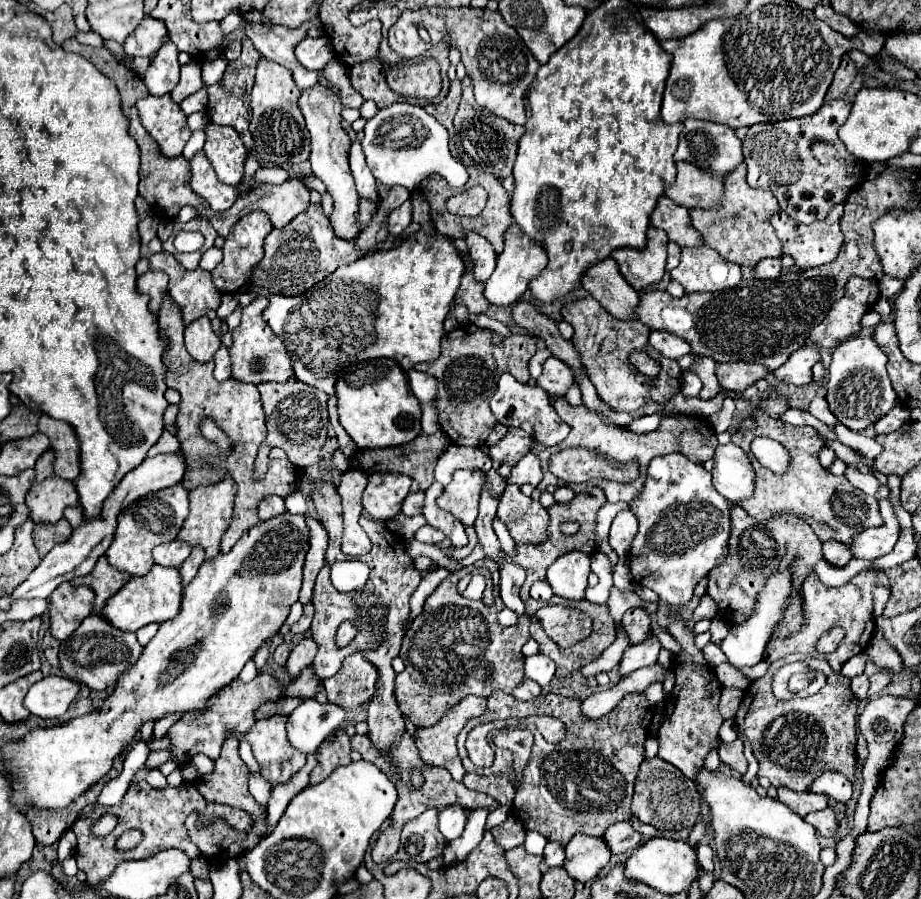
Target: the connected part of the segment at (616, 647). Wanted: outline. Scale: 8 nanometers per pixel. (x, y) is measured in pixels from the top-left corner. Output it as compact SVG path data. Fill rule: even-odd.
M616 629L616 641L596 661L592 661L592 663L582 667L580 673L584 677L594 677L598 671L610 671L612 667L616 667L619 664L626 647L628 647L626 631L624 629Z

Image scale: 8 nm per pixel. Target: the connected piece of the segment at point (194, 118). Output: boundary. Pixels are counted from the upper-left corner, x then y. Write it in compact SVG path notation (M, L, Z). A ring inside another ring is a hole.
M205 111L195 112L187 117L187 124L190 131L206 127L209 122L209 117Z

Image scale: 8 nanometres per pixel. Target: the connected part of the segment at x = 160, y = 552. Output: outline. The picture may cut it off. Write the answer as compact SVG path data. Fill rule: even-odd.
M170 541L170 543L162 543L158 547L154 547L152 551L152 557L158 565L164 565L164 567L178 567L186 561L186 557L190 555L190 545L186 541Z

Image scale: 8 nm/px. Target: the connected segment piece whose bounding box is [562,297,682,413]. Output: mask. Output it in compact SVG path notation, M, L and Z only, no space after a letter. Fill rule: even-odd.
M586 297L582 301L564 305L562 317L564 317L564 321L568 321L574 327L572 343L582 355L590 381L594 383L600 399L604 403L608 403L612 409L634 413L634 411L644 409L646 403L666 405L680 391L682 369L680 369L678 361L658 357L658 353L654 353L654 349L650 349L646 345L646 337L648 337L650 329L644 323L640 323L640 321L628 323L628 321L620 321L620 319L612 317L594 297ZM644 349L660 365L658 381L650 379L644 373L638 373L636 367L630 365L630 355L634 351L644 351Z

